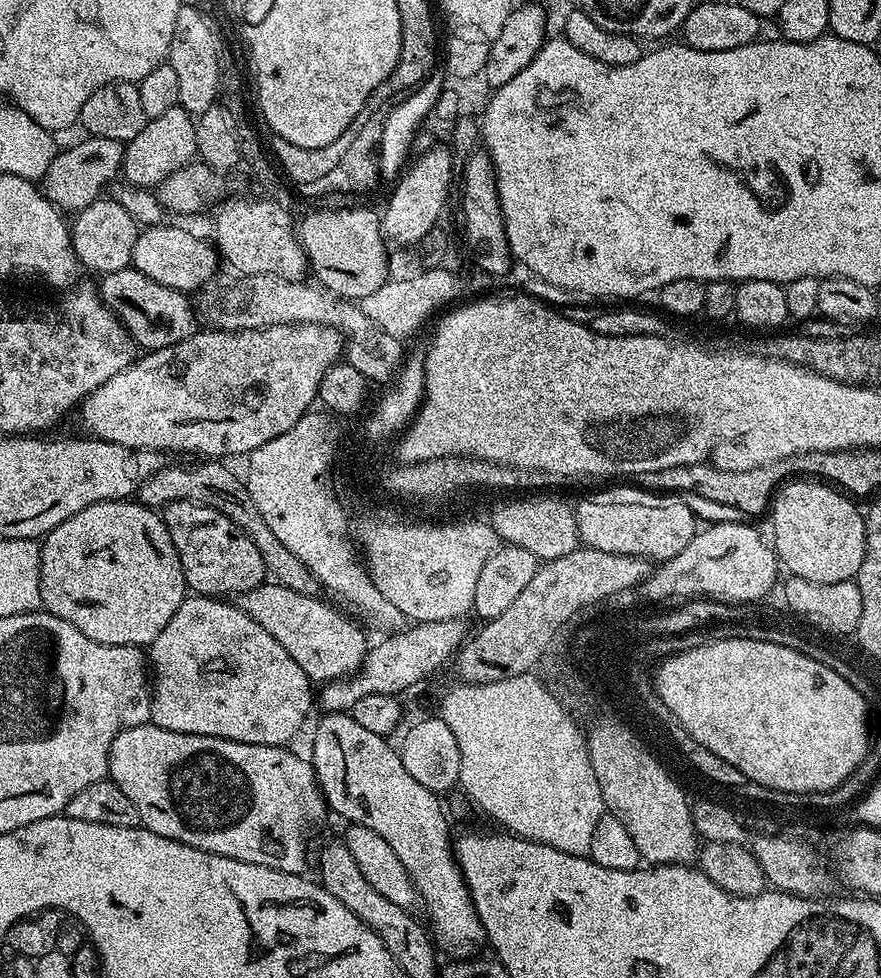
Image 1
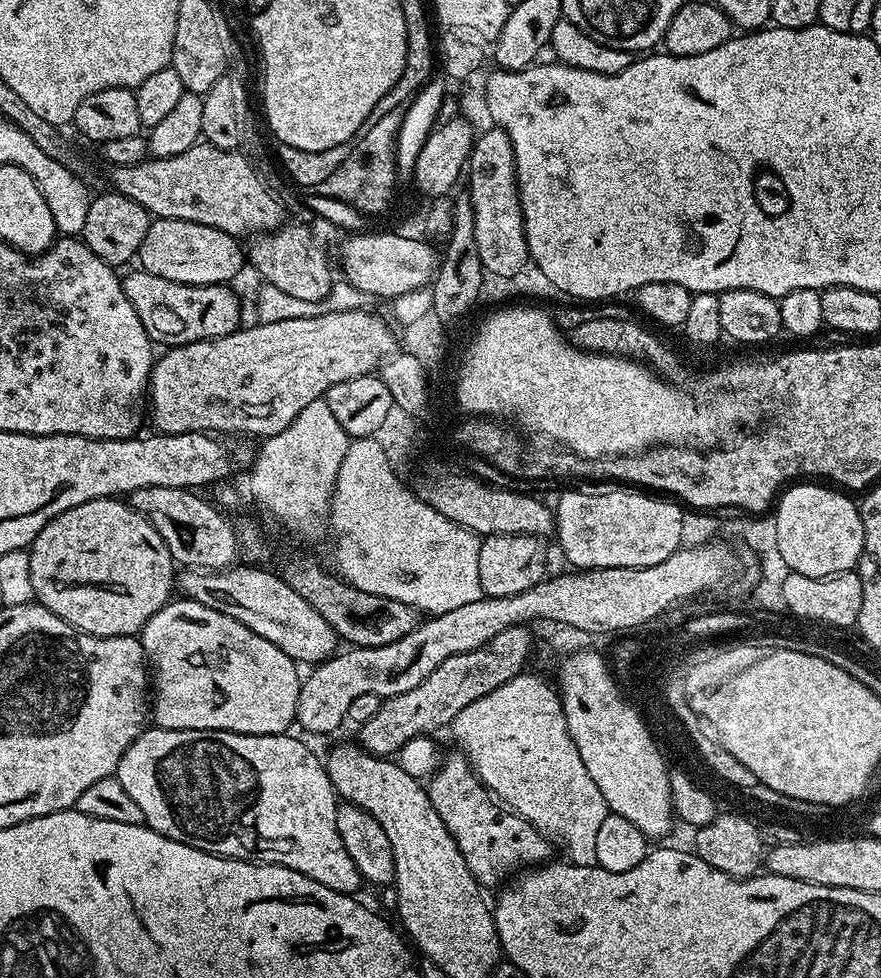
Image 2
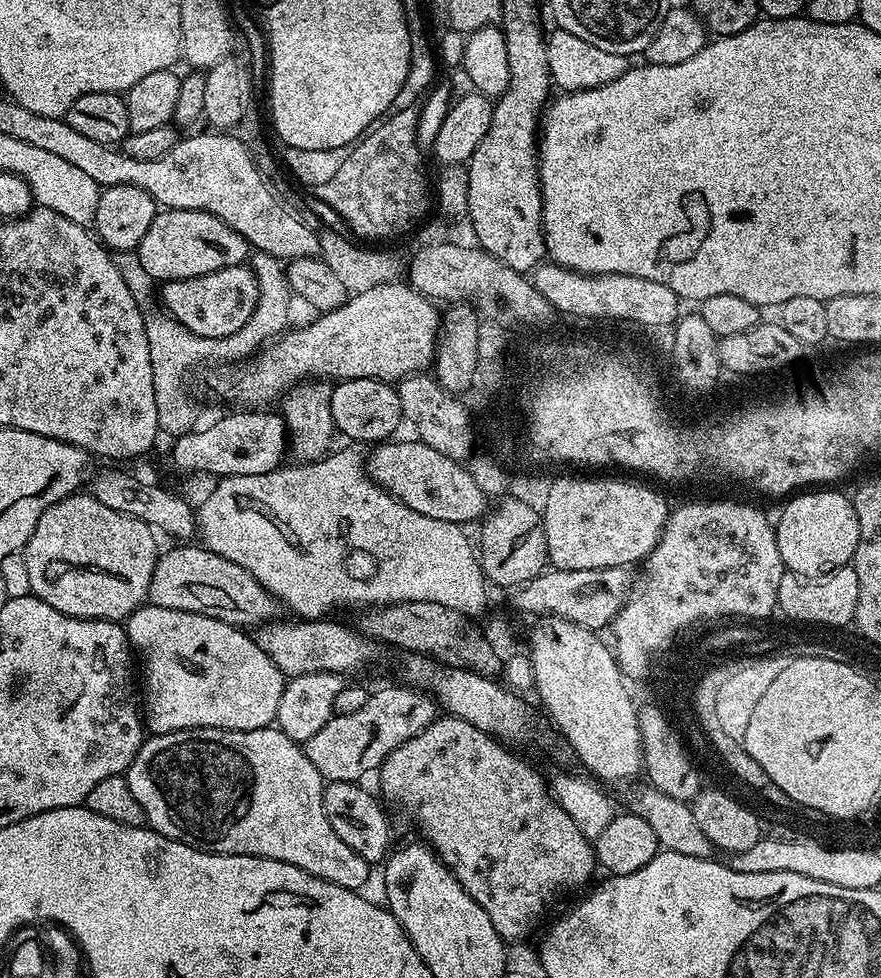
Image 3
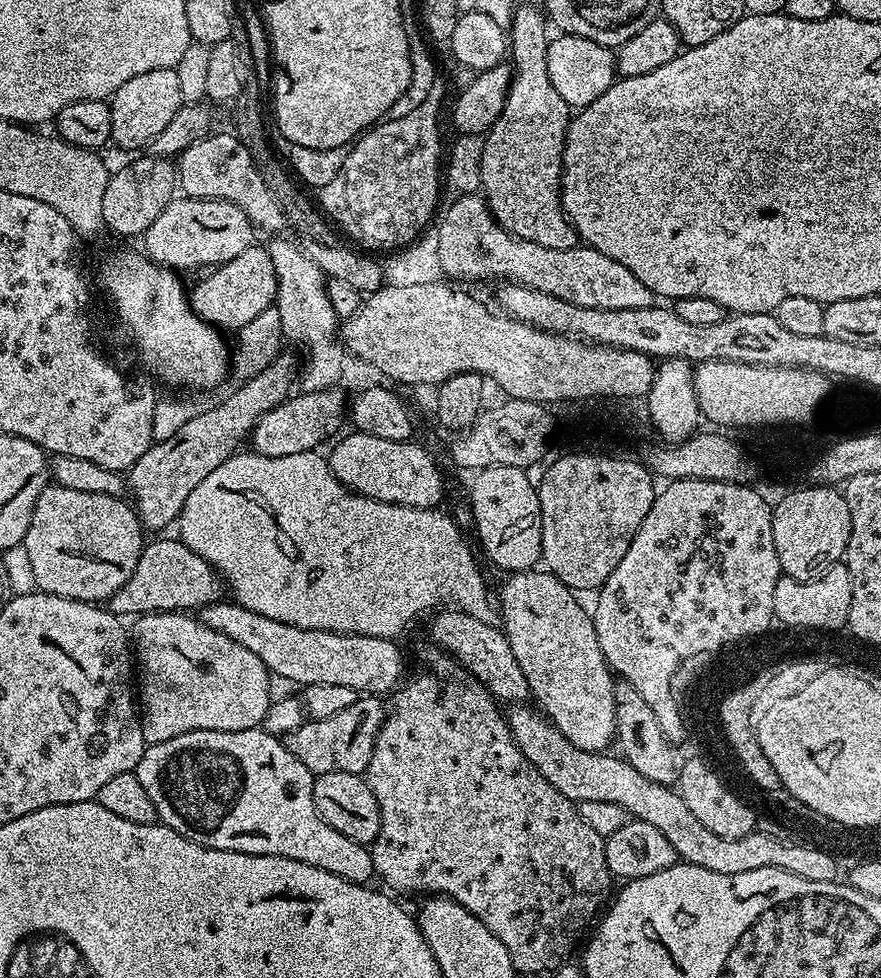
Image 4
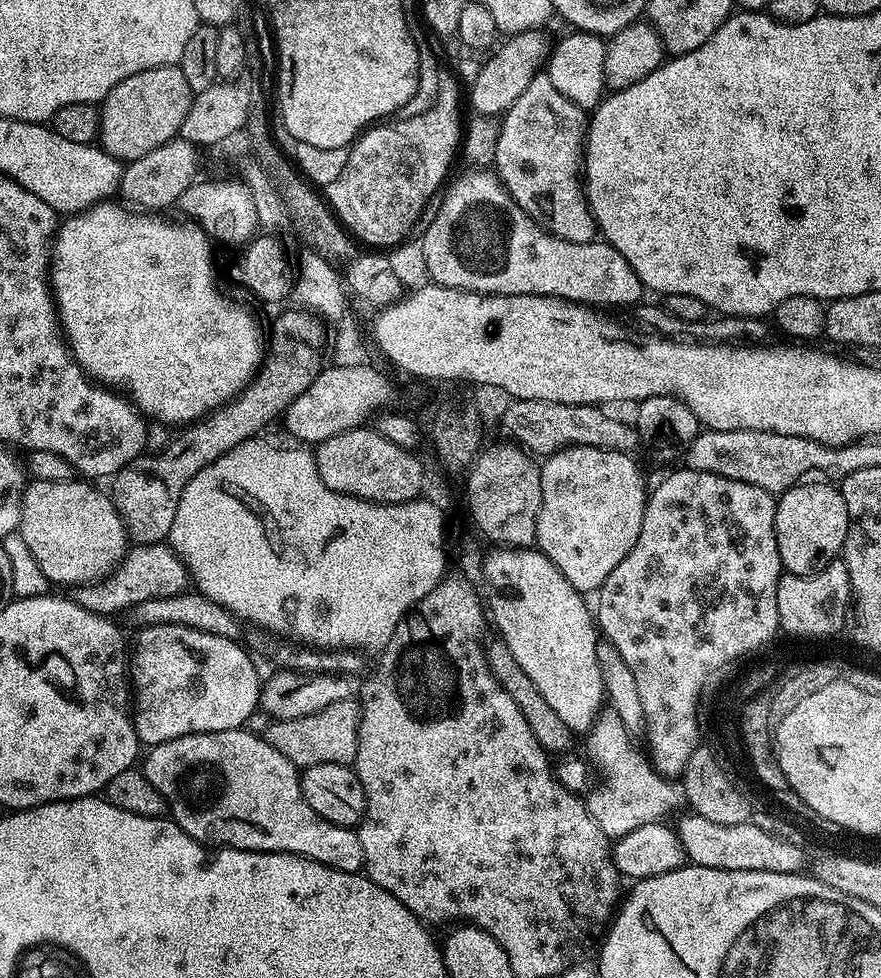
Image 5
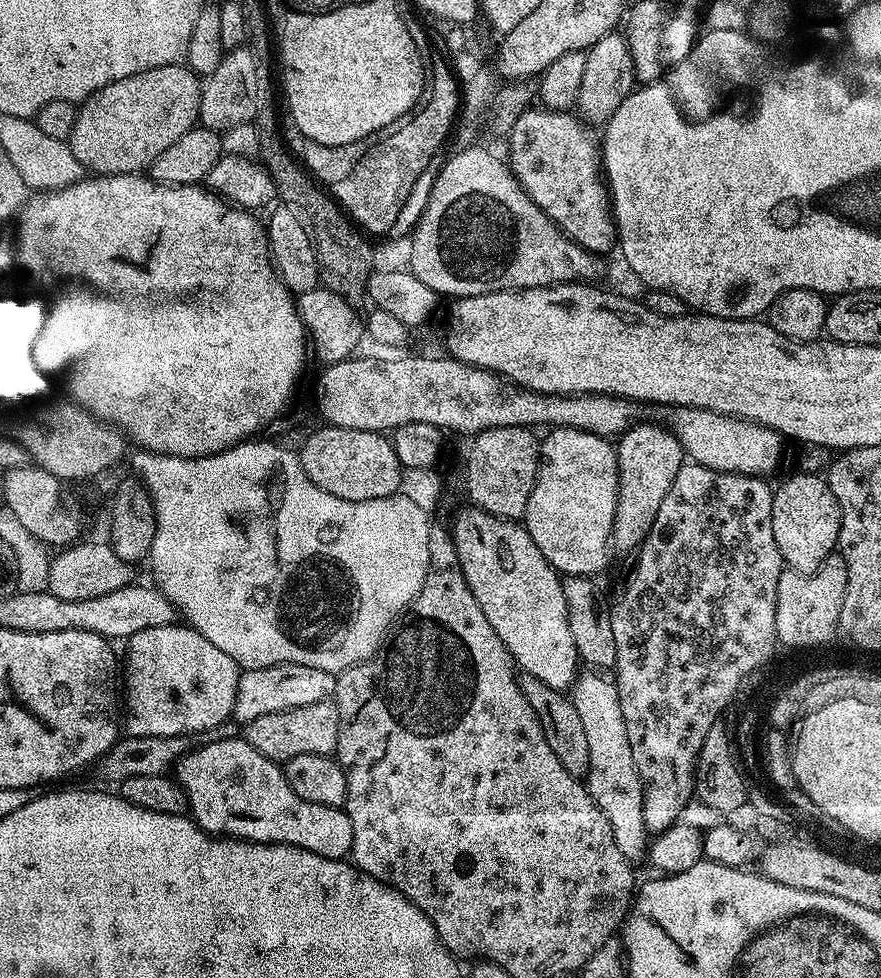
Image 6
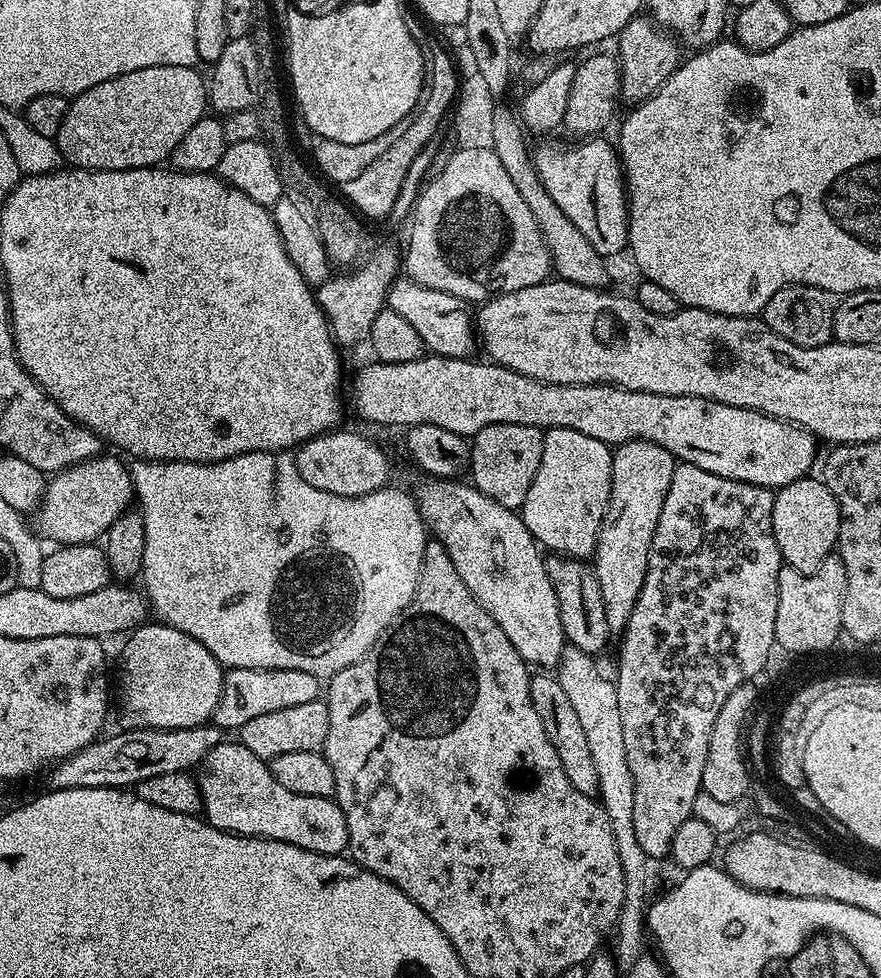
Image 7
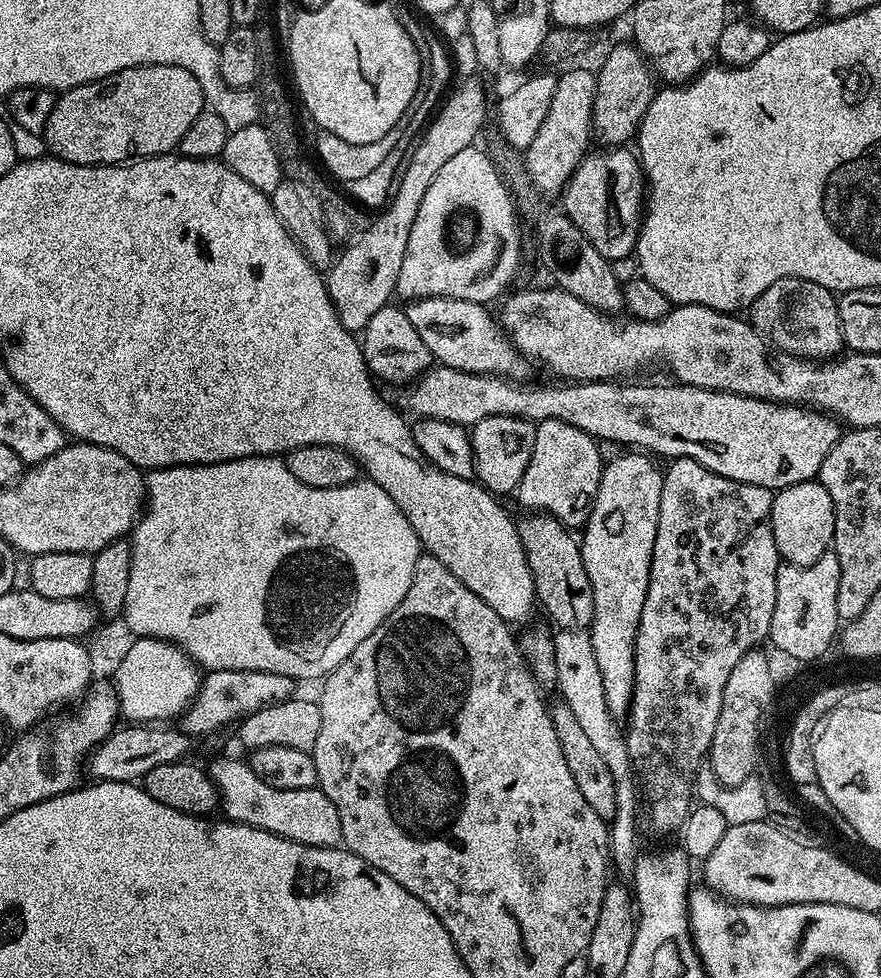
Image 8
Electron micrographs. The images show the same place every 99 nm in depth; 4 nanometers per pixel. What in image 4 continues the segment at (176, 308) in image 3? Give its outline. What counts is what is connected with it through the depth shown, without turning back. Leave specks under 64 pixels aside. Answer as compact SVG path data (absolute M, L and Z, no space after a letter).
M253 246L242 250L238 258L230 258L230 262L215 265L207 273L205 280L200 280L190 288L192 311L221 330L239 330L246 326L262 310L273 307L276 303L276 271L271 251L267 247Z

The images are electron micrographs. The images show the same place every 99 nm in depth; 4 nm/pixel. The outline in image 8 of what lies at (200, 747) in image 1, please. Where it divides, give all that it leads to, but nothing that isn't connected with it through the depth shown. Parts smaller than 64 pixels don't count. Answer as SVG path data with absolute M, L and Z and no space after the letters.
M247 759L216 760L210 767L212 783L220 794L223 815L238 824L250 824L299 844L334 848L342 841L342 822L334 802L319 787L282 790L259 776Z

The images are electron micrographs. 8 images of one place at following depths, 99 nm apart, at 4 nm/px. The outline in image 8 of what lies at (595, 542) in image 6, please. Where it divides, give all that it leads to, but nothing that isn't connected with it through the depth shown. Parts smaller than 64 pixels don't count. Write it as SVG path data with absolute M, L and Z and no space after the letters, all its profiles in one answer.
M541 420L536 424L534 450L530 454L530 462L526 466L526 474L522 474L522 482L518 489L518 497L525 504L525 509L536 514L547 514L569 529L576 530L588 522L588 509L592 507L592 499L600 485L602 459L601 445L582 430L570 426L561 420Z

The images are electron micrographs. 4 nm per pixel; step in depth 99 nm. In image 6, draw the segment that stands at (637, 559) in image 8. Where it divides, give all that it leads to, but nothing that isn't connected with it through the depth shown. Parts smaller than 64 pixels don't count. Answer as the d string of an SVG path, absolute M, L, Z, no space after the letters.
M635 424L619 437L615 445L620 494L611 538L615 547L617 544L620 548L631 550L639 549L646 534L650 534L650 526L654 526L654 518L658 518L658 506L662 506L662 498L666 498L670 486L674 486L674 478L686 462L680 437L671 427Z

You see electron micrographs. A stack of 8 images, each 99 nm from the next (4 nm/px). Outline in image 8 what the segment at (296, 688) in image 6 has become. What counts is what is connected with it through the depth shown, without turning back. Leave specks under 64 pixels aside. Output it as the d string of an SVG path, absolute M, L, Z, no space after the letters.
M218 670L209 671L203 677L199 694L184 709L178 720L178 728L191 738L208 736L227 724L235 725L250 713L256 712L267 704L277 704L293 699L292 692L298 688L297 681L286 674L274 674L262 670Z

